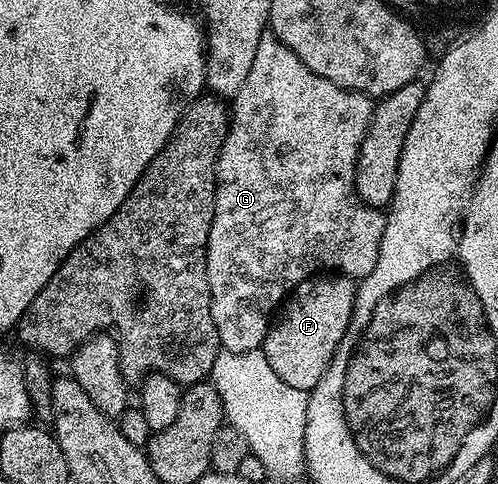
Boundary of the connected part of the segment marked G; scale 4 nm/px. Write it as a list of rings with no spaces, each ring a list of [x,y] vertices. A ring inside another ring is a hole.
[[[273,33],[263,35],[260,45],[256,47],[256,58],[252,61],[248,78],[232,97],[230,132],[227,133],[218,154],[218,188],[214,194],[212,229],[208,233],[206,246],[206,272],[210,285],[212,321],[216,325],[218,342],[225,350],[232,353],[259,350],[266,339],[267,331],[270,330],[272,316],[279,310],[280,304],[290,292],[305,279],[326,272],[348,275],[355,281],[361,281],[365,275],[372,273],[372,269],[376,269],[380,257],[380,241],[384,237],[386,228],[386,215],[379,208],[363,203],[354,194],[354,170],[358,164],[360,145],[364,141],[366,130],[370,127],[373,117],[374,103],[370,96],[362,95],[358,91],[349,91],[328,81],[328,77],[320,77],[320,73],[312,73],[312,69],[308,69],[308,65],[304,65],[304,61],[300,61],[300,57],[296,57],[296,53],[292,53],[292,49],[288,49],[288,45],[280,42]]]

